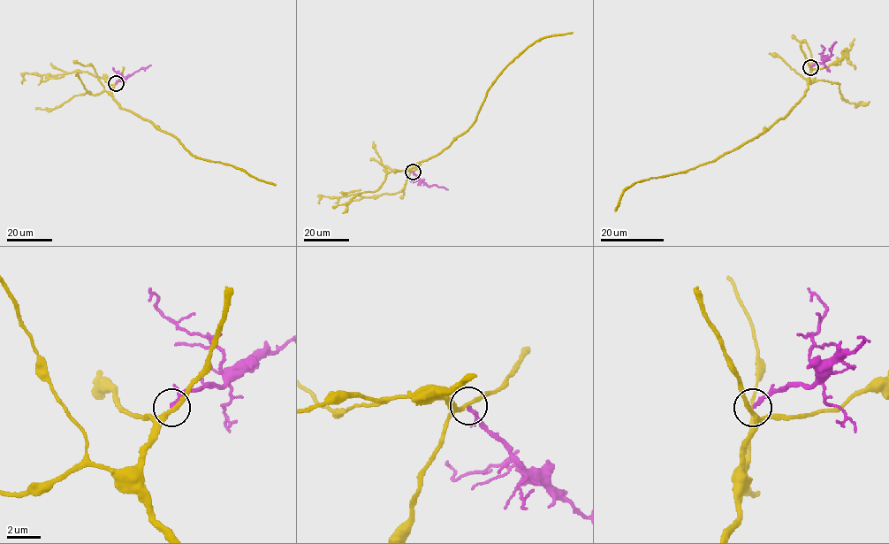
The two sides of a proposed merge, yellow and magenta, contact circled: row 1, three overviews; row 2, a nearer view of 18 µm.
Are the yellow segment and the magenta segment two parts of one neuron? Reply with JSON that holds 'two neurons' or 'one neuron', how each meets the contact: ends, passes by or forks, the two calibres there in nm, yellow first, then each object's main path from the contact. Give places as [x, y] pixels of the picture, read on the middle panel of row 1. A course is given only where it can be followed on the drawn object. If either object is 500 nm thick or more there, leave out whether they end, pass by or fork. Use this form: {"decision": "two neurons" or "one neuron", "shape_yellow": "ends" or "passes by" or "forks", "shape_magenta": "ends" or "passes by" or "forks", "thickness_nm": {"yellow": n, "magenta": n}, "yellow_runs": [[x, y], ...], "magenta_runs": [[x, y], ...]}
{"decision": "two neurons", "shape_yellow": "passes by", "shape_magenta": "ends", "thickness_nm": {"yellow": 240, "magenta": 240}, "yellow_runs": [[413, 171], [408, 170], [442, 151], [470, 126], [489, 88], [515, 58], [542, 39], [572, 33]], "magenta_runs": [[413, 172], [428, 186], [436, 184], [448, 189]]}

